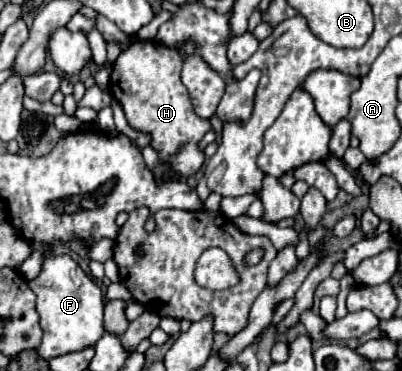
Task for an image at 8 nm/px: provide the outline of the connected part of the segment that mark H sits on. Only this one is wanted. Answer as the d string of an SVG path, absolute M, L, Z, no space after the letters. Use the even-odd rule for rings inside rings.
M134 40L112 64L110 92L122 104L130 126L152 134L150 146L158 150L160 162L172 164L180 178L186 178L204 164L198 142L210 130L210 122L194 114L188 90L180 82L180 70L182 58L176 50L168 50L156 40Z

